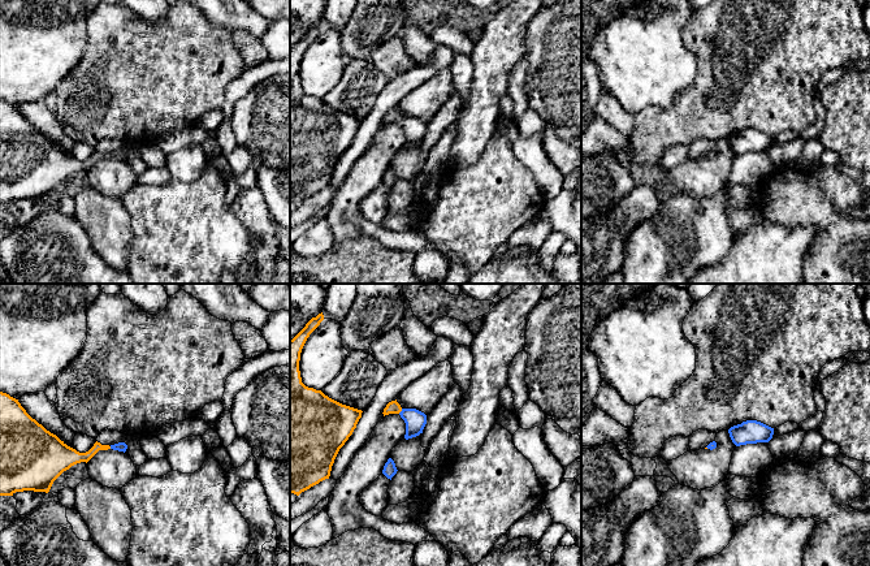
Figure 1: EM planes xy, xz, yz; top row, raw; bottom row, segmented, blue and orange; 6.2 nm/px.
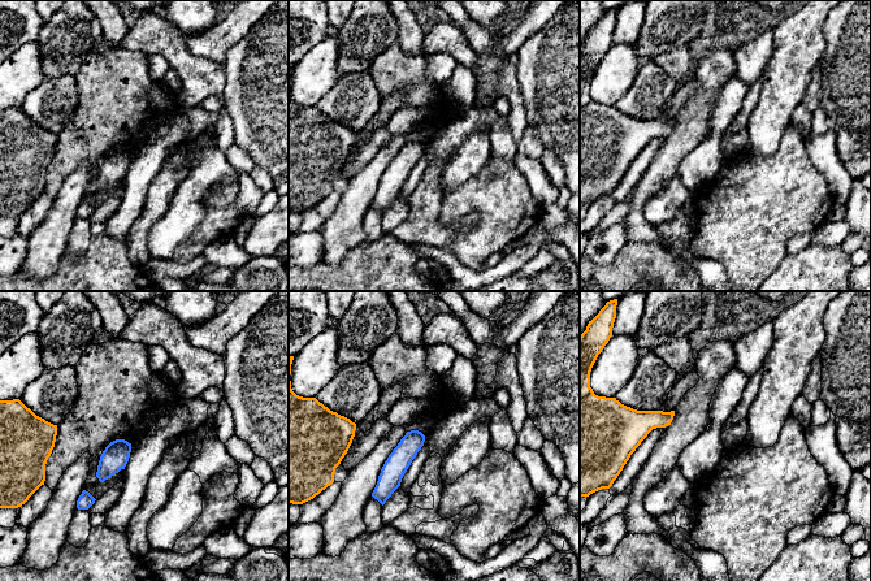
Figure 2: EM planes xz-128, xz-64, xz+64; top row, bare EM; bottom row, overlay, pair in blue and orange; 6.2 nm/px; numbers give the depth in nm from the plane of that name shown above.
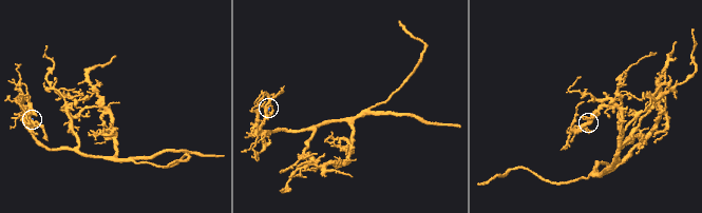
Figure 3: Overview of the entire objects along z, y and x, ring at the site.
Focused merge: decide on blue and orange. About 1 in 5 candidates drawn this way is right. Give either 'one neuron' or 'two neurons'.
one neuron

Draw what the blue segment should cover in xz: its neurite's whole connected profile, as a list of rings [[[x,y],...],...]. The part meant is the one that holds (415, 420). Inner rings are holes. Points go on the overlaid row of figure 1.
[[[391,401],[384,409],[384,416],[389,414],[399,414],[406,423],[406,435],[404,438],[412,438],[423,433],[423,429],[427,424],[427,415],[416,409],[402,409],[401,405],[395,401]]]

